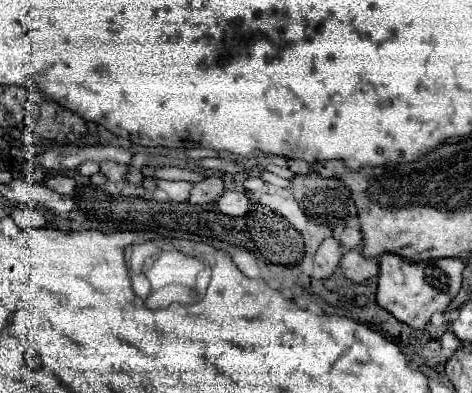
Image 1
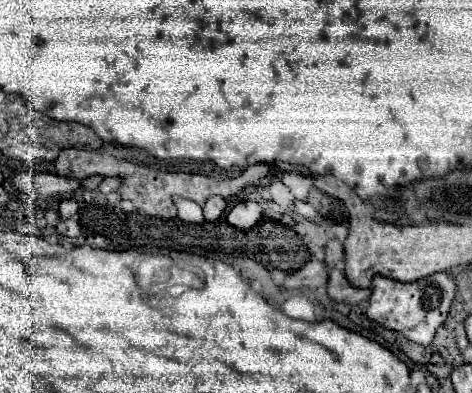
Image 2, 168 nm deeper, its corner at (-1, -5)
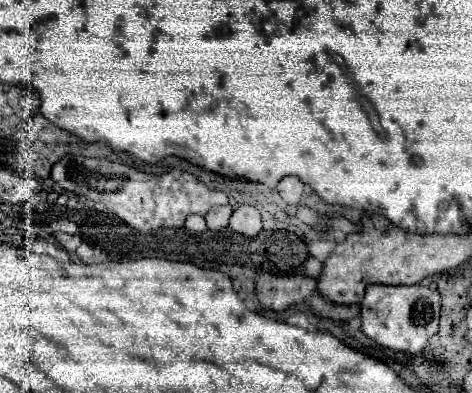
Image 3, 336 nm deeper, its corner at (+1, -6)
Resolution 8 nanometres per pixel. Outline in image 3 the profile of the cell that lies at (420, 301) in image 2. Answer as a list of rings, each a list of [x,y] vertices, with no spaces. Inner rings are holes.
[[[368,284],[366,296],[360,304],[360,314],[362,314],[362,330],[372,340],[392,350],[420,354],[426,348],[428,340],[438,332],[440,292],[424,284],[416,286]]]

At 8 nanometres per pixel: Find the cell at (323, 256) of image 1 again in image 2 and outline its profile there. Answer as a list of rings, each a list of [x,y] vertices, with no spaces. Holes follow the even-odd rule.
[[[312,259],[310,263],[306,263],[302,269],[290,273],[284,283],[280,285],[280,289],[318,289],[324,287],[328,283],[328,273],[326,273],[326,265],[318,259]]]

